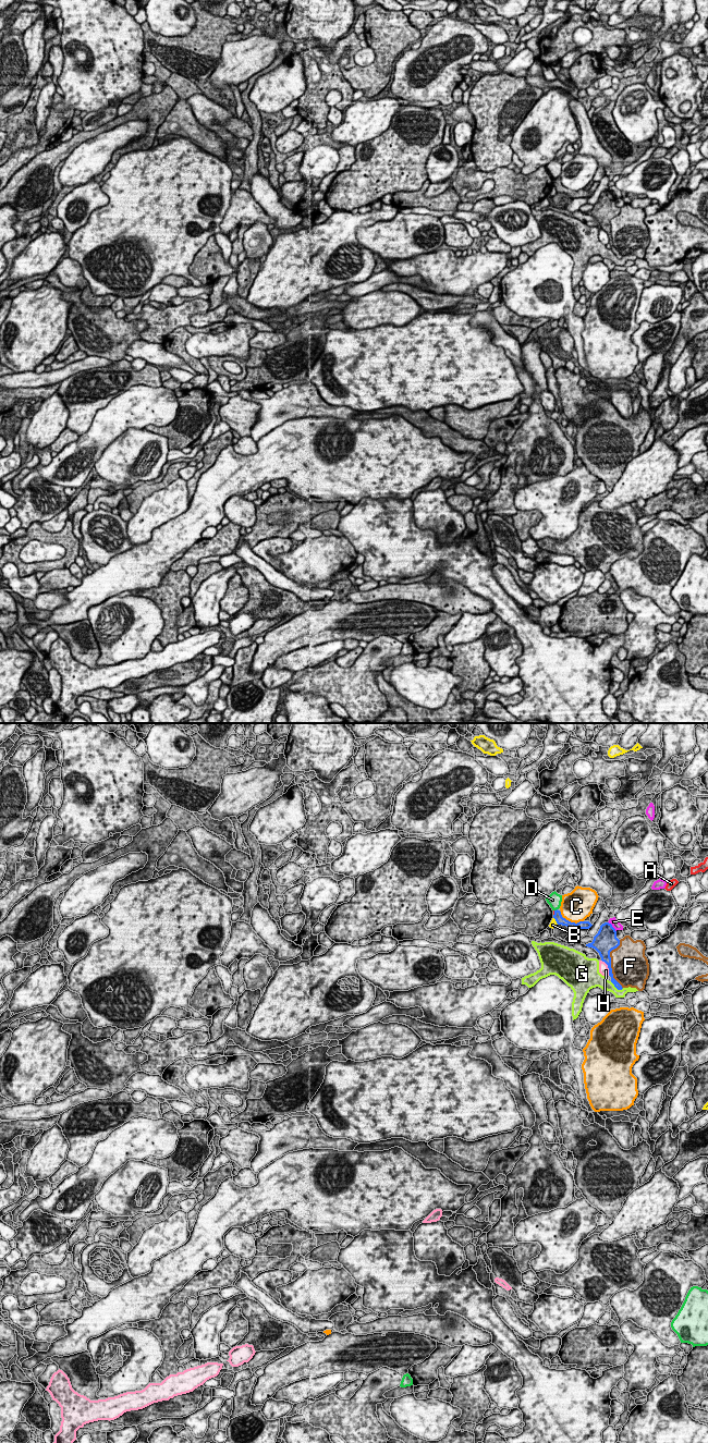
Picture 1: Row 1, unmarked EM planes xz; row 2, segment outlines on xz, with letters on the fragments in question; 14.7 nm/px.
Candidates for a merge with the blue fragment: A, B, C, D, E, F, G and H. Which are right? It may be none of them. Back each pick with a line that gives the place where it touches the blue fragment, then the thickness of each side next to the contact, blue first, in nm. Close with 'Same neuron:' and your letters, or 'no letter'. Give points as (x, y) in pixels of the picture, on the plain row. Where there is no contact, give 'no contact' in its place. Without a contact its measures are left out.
Same neuron: no letter

